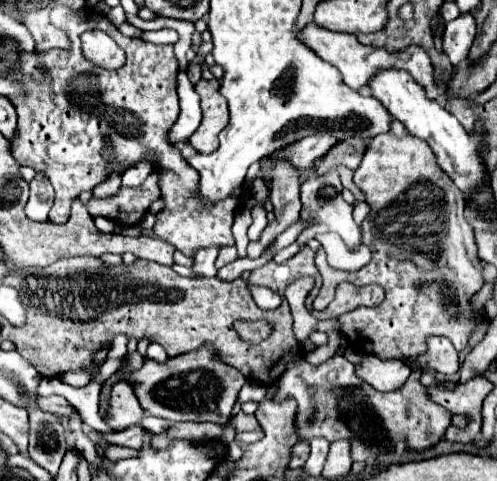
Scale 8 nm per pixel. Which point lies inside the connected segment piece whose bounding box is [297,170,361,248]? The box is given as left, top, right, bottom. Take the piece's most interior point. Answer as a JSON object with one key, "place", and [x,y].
{"place":[323,206]}

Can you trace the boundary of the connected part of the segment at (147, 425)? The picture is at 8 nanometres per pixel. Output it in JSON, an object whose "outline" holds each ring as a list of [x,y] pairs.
{"outline":[[[145,416],[143,418],[143,422],[139,422],[137,426],[141,426],[141,428],[145,428],[147,432],[161,432],[163,430],[163,426],[165,426],[165,420],[161,420],[161,418],[155,418],[155,416]]]}

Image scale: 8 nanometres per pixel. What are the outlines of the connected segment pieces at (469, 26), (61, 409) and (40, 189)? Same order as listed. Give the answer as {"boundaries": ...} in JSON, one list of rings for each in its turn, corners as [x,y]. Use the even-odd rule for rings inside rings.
{"boundaries":[[[[471,14],[459,16],[457,20],[445,24],[443,52],[449,56],[455,68],[469,58],[473,38],[475,38],[475,20],[471,20]]],[[[47,396],[47,398],[37,398],[37,406],[43,412],[51,412],[57,416],[69,416],[71,414],[71,406],[63,396]]],[[[37,172],[35,178],[31,180],[31,198],[25,208],[27,216],[31,220],[47,220],[47,214],[53,206],[53,198],[55,198],[55,192],[49,178],[43,172]]]]}

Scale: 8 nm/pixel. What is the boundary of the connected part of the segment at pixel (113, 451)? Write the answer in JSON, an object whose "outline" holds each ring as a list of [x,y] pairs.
{"outline":[[[107,446],[107,448],[103,450],[101,456],[107,458],[107,460],[111,460],[111,462],[117,462],[117,460],[121,460],[121,458],[131,458],[131,456],[135,456],[135,450],[131,450],[131,448],[115,448],[115,446]]]}

